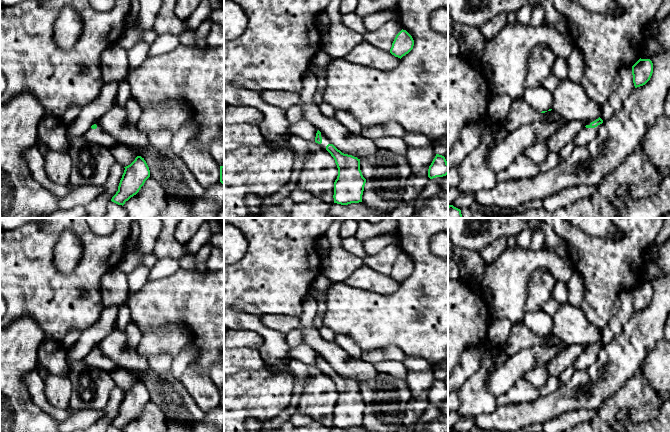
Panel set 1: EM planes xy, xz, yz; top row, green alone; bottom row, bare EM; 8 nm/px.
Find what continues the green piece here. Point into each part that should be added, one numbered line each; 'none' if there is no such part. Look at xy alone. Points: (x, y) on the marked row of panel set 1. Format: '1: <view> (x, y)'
1: xy (99, 136)

